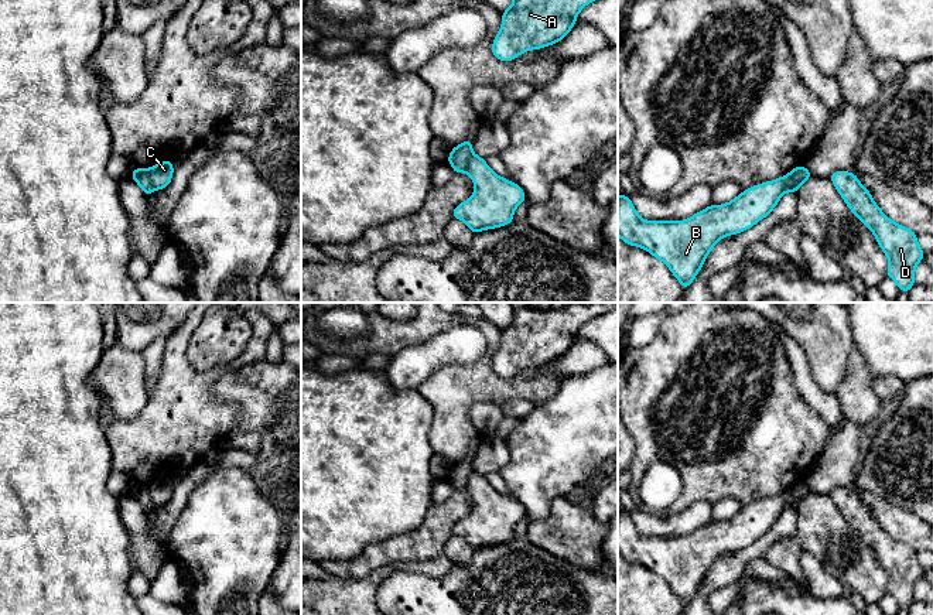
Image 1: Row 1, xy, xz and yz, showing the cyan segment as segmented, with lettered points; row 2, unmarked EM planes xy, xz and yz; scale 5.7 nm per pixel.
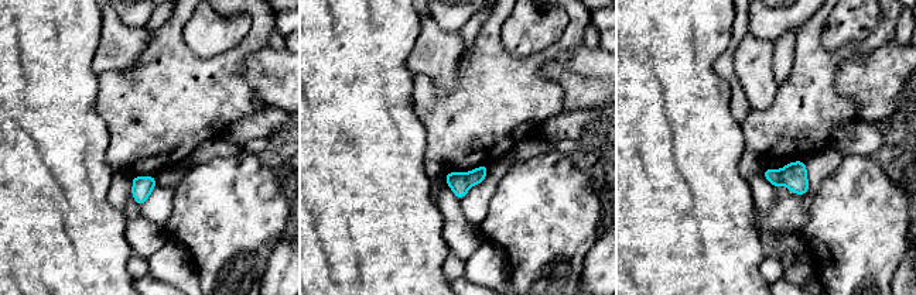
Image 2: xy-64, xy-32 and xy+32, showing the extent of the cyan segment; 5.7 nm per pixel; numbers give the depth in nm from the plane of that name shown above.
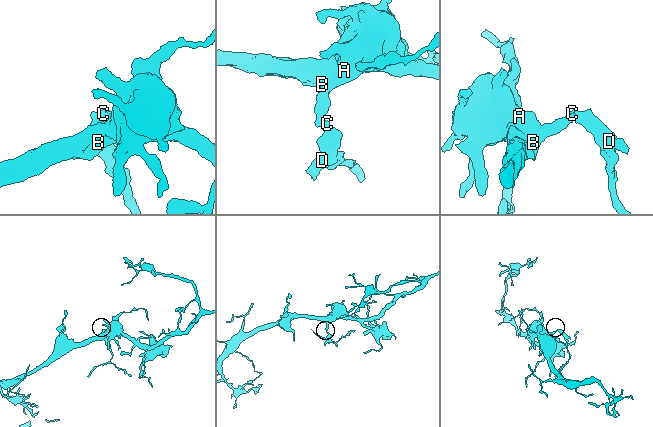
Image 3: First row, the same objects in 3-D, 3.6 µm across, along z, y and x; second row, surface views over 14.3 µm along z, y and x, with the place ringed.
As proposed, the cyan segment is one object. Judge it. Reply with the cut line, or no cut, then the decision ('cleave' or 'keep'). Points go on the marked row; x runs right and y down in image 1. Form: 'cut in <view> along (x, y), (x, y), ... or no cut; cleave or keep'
cut in xy along (147, 170), (154, 190); cleave

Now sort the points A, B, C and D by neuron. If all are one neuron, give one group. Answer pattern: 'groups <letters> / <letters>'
groups A B / C D

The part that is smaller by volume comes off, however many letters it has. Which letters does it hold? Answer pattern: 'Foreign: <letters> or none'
Foreign: C, D

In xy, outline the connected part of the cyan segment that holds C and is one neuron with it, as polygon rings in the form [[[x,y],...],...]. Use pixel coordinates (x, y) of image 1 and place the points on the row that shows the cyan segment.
[[[167,160],[148,168],[154,191],[164,189],[170,185],[174,174],[172,161]]]

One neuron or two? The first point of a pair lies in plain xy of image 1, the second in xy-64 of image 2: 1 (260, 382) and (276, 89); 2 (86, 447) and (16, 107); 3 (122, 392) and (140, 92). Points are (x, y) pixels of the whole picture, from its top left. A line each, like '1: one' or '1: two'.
1: one
2: one
3: two

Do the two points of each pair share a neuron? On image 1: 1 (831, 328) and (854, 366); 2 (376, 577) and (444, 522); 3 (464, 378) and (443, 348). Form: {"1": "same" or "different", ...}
{"1": "different", "2": "different", "3": "different"}

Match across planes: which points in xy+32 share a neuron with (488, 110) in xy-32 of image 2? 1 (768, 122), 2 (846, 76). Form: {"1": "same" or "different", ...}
{"1": "same", "2": "different"}

